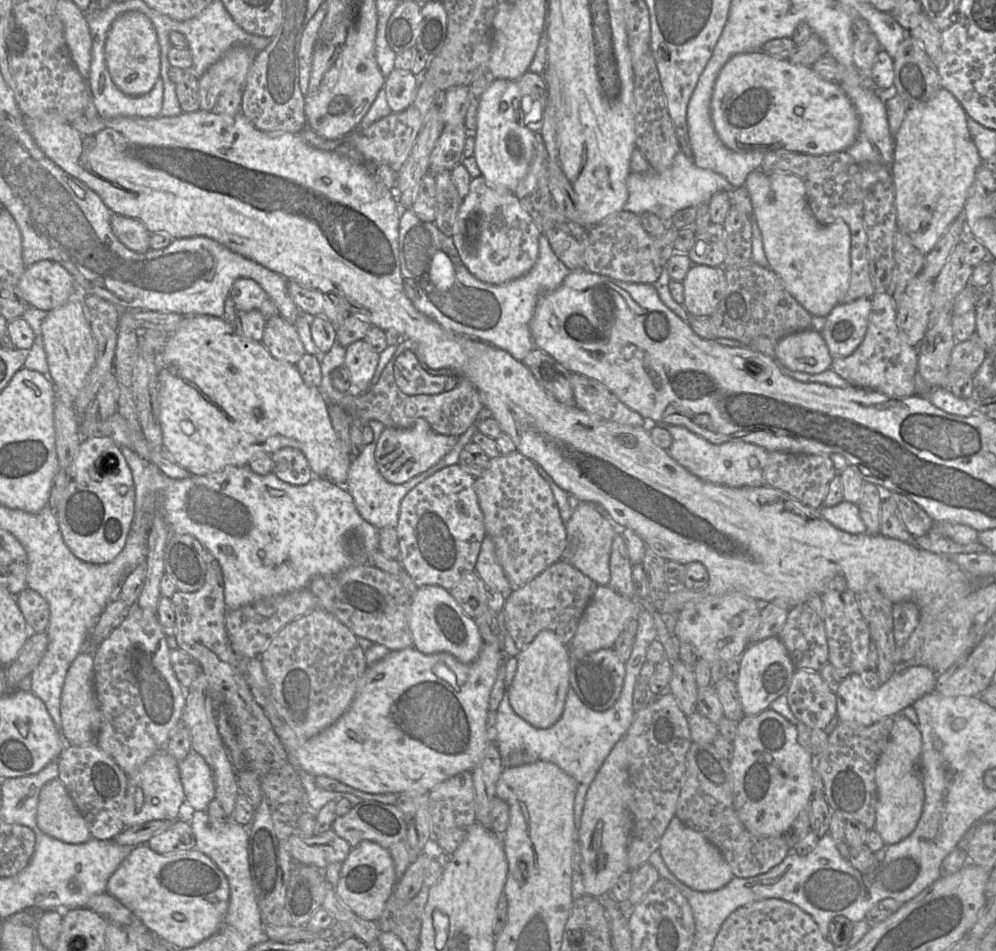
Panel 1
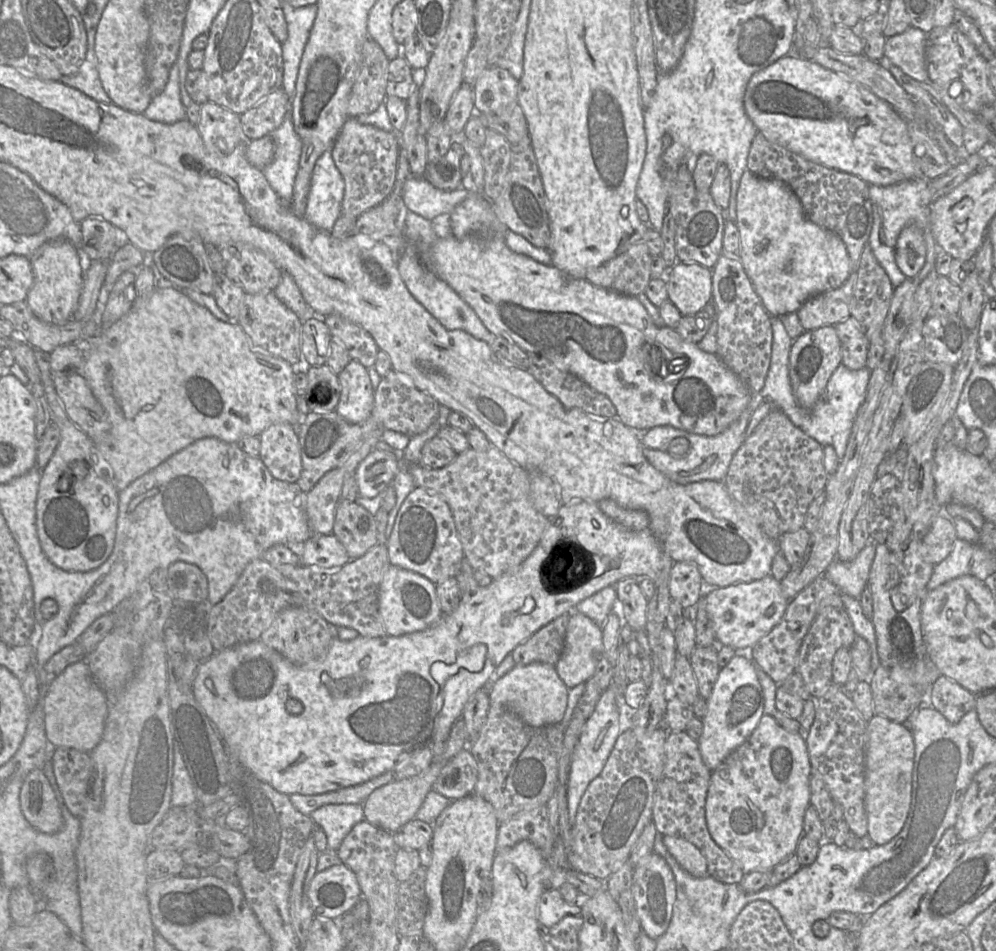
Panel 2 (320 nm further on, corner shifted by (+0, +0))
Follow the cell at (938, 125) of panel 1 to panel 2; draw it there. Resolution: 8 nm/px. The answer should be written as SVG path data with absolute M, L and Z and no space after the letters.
M914 224L904 227L897 238L895 260L907 278L915 278L922 270L926 252L922 230Z

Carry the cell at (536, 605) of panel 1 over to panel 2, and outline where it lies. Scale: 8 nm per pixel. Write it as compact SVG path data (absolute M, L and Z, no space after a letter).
M570 612L558 616L519 644L511 652L515 664L540 662L555 666L565 646L569 618Z

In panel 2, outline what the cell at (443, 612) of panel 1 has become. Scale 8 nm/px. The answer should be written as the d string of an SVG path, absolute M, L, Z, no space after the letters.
M391 564L379 585L378 611L388 636L422 631L443 616L436 595L436 585L418 573Z

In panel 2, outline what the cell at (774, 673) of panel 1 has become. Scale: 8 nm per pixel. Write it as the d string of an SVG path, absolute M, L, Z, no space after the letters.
M736 653L726 667L720 669L707 699L707 712L701 719L703 731L697 743L703 762L711 772L751 736L764 714L764 696L756 665L748 654Z

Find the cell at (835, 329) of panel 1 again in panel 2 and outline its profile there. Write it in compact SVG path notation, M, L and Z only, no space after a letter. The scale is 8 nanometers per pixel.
M835 326L804 331L793 340L789 355L789 377L798 404L810 411L823 396L827 382L842 363L841 343Z

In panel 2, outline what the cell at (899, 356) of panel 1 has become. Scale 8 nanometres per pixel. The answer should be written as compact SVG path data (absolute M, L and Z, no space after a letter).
M852 316L835 325L841 343L842 363L851 370L866 367L870 340Z

